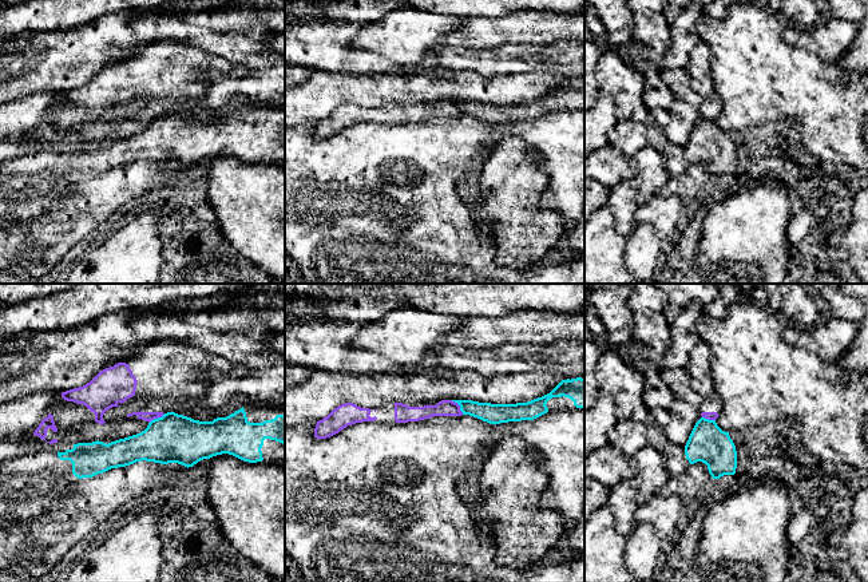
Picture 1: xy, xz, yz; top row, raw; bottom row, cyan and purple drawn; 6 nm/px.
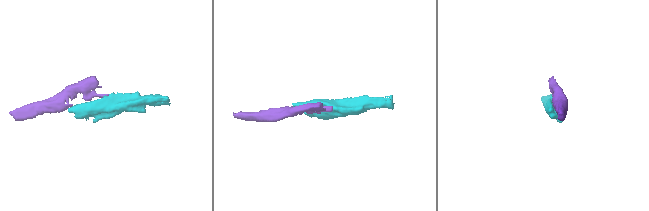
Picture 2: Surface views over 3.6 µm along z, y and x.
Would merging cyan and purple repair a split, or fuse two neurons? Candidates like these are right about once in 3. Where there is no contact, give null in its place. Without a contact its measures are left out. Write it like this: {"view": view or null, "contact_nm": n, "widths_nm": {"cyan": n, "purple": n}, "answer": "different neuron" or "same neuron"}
{"view": "xz", "contact_nm": 120, "widths_nm": {"cyan": 130, "purple": 100}, "answer": "different neuron"}

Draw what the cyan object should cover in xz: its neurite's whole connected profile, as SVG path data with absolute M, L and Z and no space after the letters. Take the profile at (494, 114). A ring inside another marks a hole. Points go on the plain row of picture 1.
M576 78L571 80L570 79L562 80L550 94L527 103L491 104L472 100L452 100L452 102L460 106L460 111L463 112L463 115L477 118L490 124L534 120L547 114L548 111L584 108L584 79Z

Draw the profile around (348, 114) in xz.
M452 100L433 102L432 104L388 103L376 108L364 108L353 103L345 103L334 108L326 118L317 122L314 138L330 138L348 126L362 122L393 124L419 122L433 116L461 115L460 106Z

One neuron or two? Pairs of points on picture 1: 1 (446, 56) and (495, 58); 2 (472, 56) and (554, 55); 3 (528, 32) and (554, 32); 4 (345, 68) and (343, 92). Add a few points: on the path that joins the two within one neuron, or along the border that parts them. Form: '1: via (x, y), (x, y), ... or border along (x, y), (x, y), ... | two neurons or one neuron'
1: via (458, 58), (483, 58) | one neuron
2: via (492, 58), (534, 58) | one neuron
3: via (535, 32), (547, 32) | one neuron
4: border along (333, 71), (348, 75), (376, 72) | two neurons

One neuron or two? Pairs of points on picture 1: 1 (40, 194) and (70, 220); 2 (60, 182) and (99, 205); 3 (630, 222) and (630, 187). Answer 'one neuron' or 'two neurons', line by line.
1: two neurons
2: two neurons
3: one neuron

